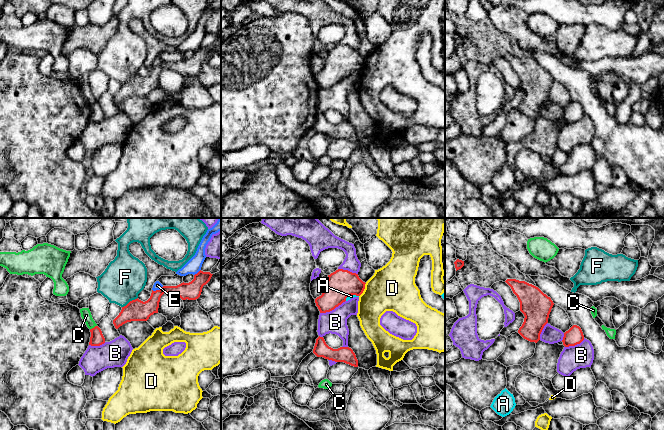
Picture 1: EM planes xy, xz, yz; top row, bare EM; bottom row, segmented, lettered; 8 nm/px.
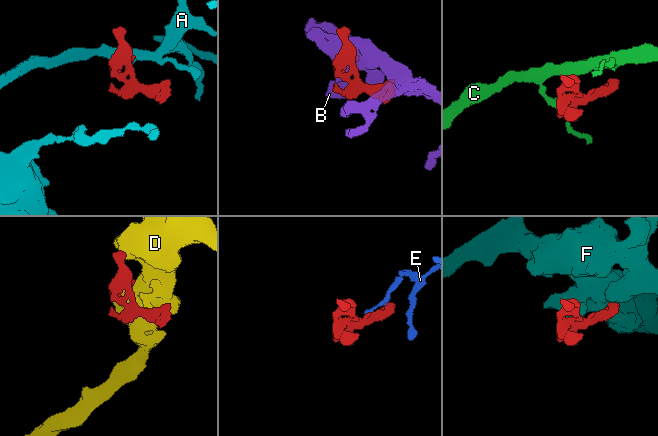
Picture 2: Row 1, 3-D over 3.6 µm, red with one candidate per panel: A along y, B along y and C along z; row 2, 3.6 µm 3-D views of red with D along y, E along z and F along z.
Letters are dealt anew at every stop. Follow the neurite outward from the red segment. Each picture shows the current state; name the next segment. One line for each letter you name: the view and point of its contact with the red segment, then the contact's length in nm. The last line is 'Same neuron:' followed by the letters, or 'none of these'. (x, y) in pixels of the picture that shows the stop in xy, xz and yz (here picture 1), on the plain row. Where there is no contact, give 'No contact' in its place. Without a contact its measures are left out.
Same neuron: none of these

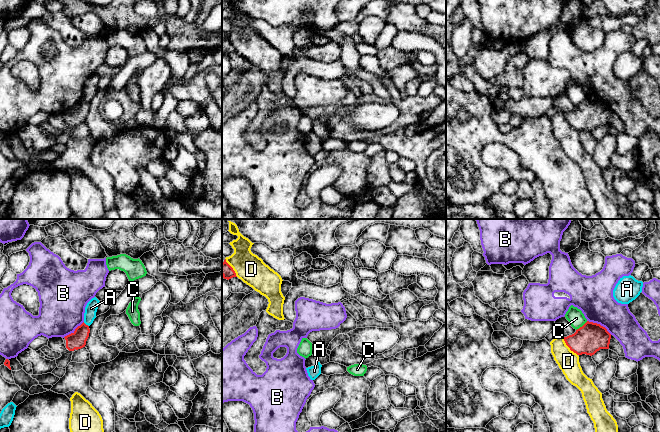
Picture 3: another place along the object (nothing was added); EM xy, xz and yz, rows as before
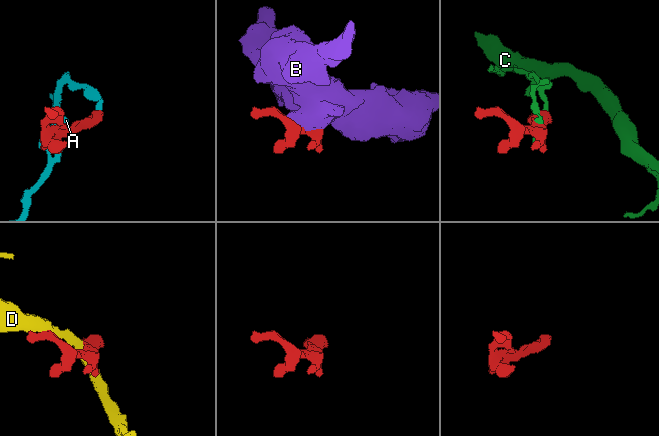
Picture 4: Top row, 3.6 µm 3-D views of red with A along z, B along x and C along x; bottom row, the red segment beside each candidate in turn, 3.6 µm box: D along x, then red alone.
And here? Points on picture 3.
Same neuron: none of these

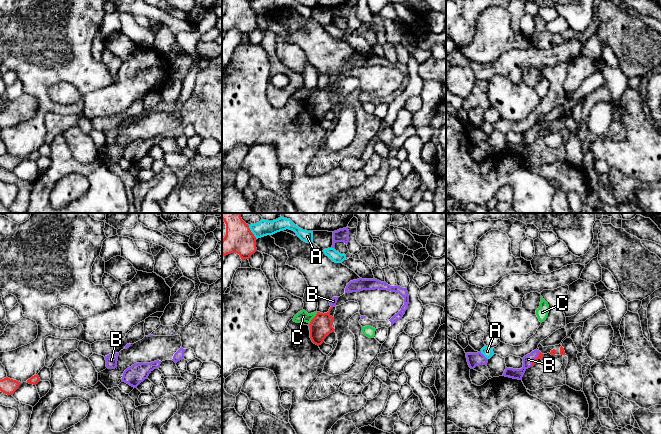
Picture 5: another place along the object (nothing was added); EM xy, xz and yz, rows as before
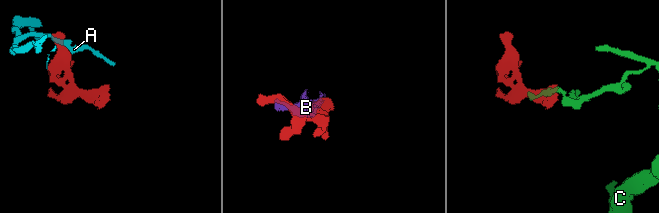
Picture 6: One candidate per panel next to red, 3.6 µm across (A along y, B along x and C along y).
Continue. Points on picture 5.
B: Touches red at yz (534, 135). Shared border 150 nm
Same neuron: B

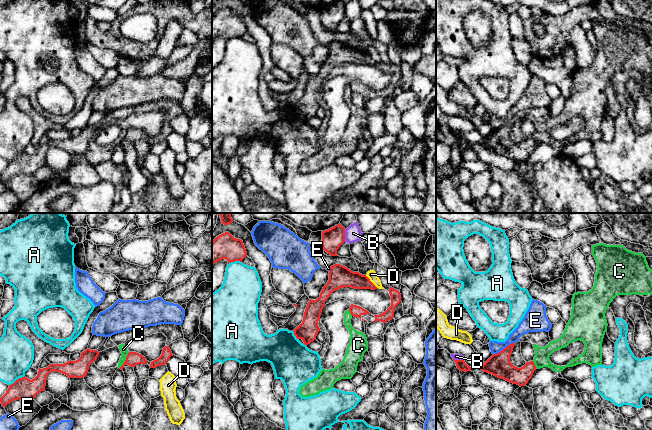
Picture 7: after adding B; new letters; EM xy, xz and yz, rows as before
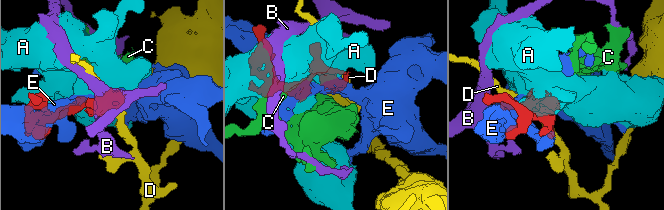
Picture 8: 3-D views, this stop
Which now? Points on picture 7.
Same neuron: none of these

